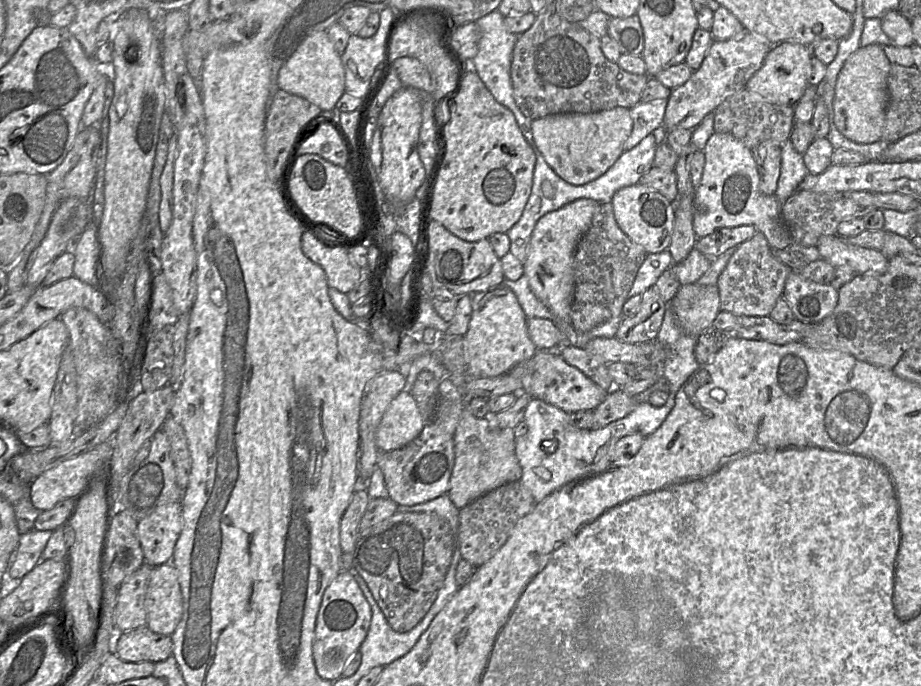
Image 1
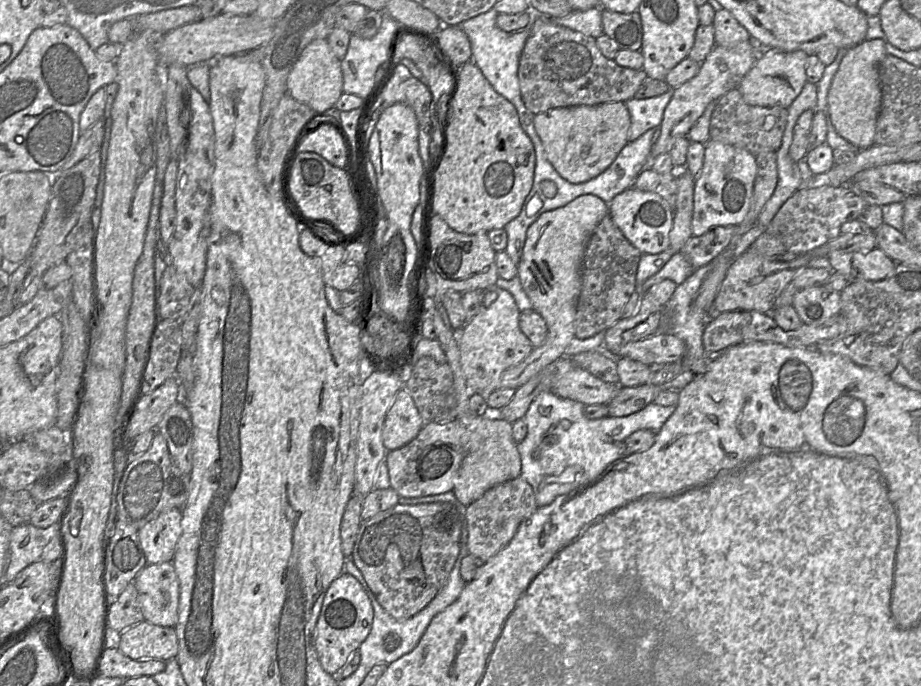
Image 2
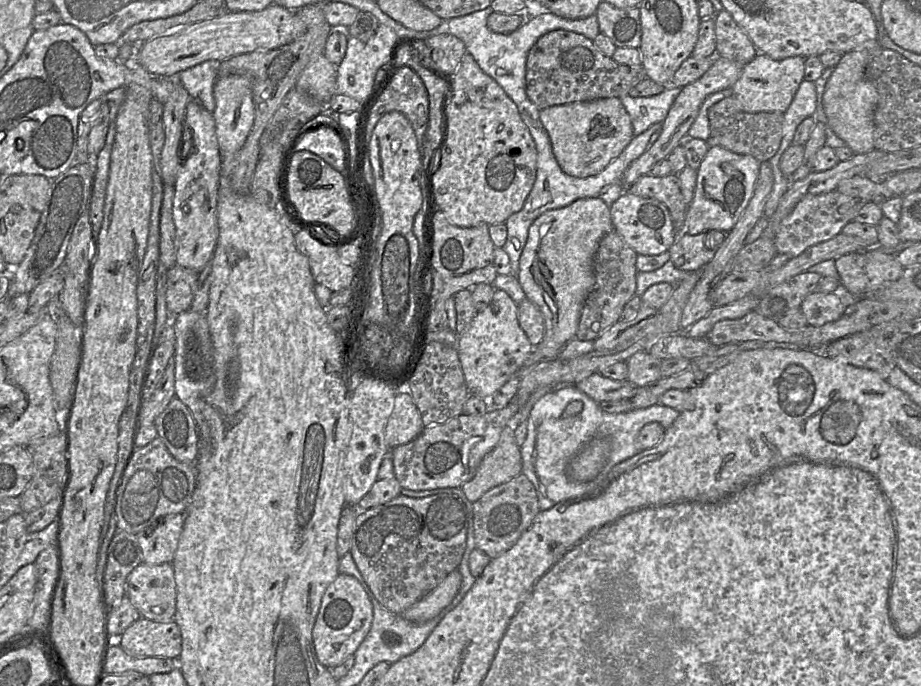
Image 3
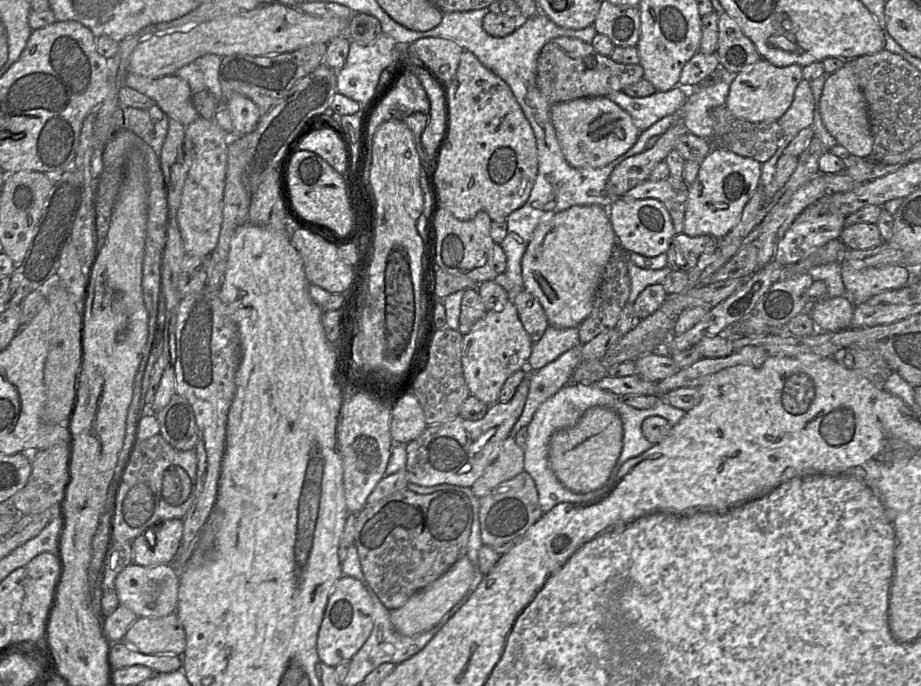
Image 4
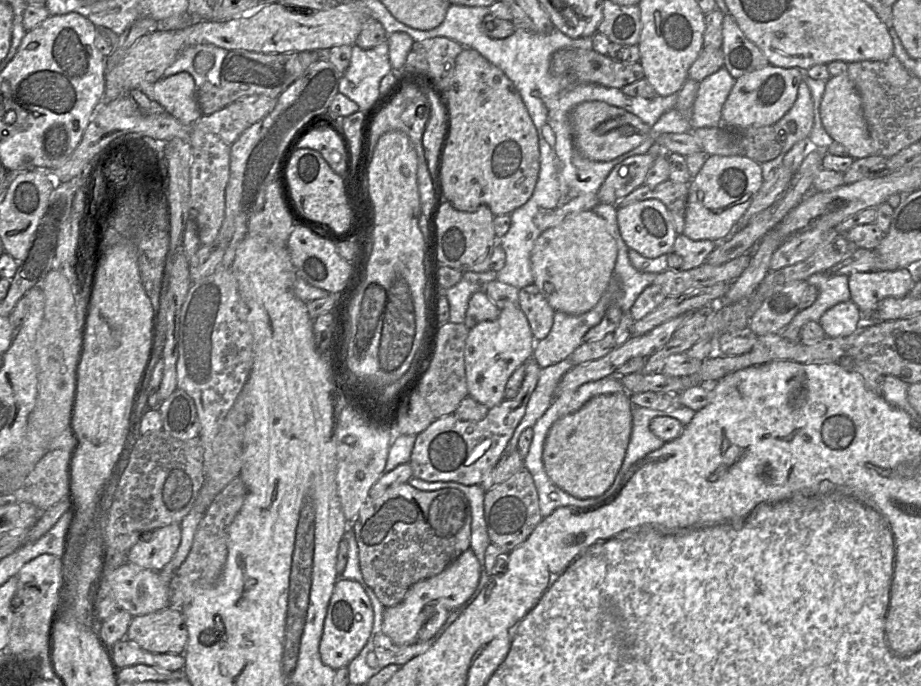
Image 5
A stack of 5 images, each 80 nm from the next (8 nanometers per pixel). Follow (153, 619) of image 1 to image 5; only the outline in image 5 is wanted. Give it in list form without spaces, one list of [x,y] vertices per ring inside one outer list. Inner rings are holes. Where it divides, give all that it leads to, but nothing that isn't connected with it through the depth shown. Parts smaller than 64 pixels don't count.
[[[129,562],[113,572],[103,572],[103,568],[104,566],[97,585],[99,586],[102,576],[106,576],[119,609],[129,612],[134,617],[153,613],[169,606],[169,587],[161,579],[159,571],[142,568]]]

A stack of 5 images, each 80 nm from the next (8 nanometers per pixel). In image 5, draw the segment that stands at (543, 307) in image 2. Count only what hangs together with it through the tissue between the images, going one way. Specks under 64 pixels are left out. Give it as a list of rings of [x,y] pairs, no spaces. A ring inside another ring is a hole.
[[[594,209],[566,215],[536,239],[530,261],[533,283],[556,311],[579,315],[591,310],[614,274],[617,244],[606,220]]]

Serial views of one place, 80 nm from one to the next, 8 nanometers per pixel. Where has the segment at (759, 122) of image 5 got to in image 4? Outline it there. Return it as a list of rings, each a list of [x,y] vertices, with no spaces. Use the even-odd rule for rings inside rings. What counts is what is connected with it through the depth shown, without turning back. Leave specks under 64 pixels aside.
[[[761,58],[750,68],[731,77],[725,105],[737,117],[748,122],[777,121],[789,109],[795,89],[803,79],[802,66],[778,67]]]

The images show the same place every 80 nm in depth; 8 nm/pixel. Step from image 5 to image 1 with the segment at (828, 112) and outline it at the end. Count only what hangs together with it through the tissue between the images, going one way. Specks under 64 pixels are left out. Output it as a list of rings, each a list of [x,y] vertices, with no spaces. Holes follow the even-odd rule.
[[[878,44],[859,47],[844,62],[835,85],[833,98],[834,123],[846,138],[871,144],[881,140],[888,106],[887,80],[891,63]]]

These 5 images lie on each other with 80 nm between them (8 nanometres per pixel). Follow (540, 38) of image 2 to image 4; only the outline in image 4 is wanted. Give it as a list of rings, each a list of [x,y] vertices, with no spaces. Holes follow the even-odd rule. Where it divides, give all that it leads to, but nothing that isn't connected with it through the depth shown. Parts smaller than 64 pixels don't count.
[[[561,36],[551,39],[542,48],[536,65],[536,85],[550,103],[565,102],[585,97],[605,97],[644,77],[640,63],[621,64],[610,56],[598,53],[592,44],[579,38]]]

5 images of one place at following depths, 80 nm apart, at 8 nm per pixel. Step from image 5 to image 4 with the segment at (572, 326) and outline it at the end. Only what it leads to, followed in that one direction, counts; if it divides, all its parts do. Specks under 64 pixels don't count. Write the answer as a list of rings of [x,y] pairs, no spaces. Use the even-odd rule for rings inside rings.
[[[548,325],[542,338],[533,344],[527,368],[539,370],[579,344],[579,327],[555,328]]]

